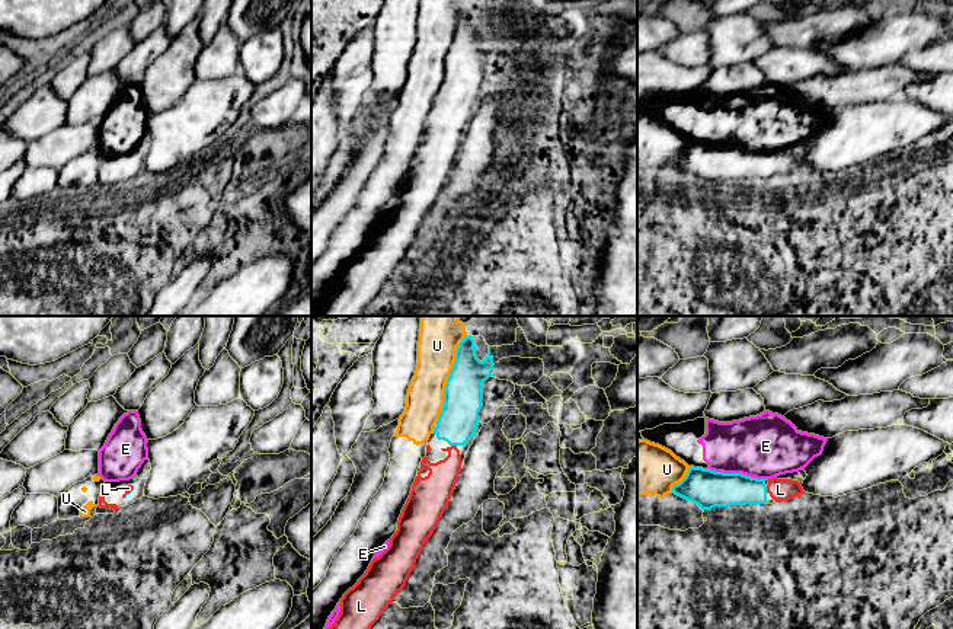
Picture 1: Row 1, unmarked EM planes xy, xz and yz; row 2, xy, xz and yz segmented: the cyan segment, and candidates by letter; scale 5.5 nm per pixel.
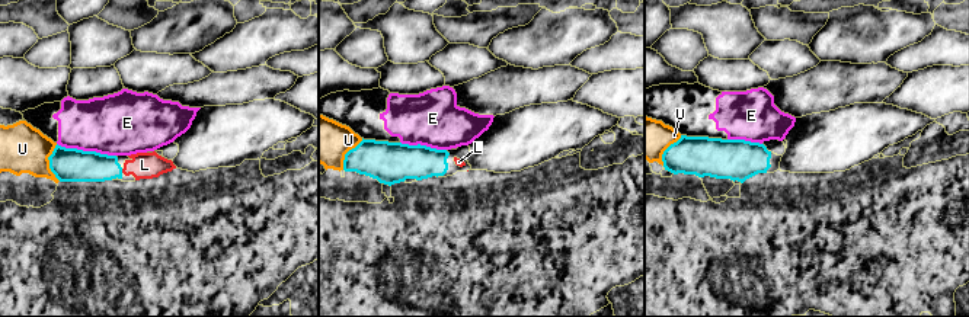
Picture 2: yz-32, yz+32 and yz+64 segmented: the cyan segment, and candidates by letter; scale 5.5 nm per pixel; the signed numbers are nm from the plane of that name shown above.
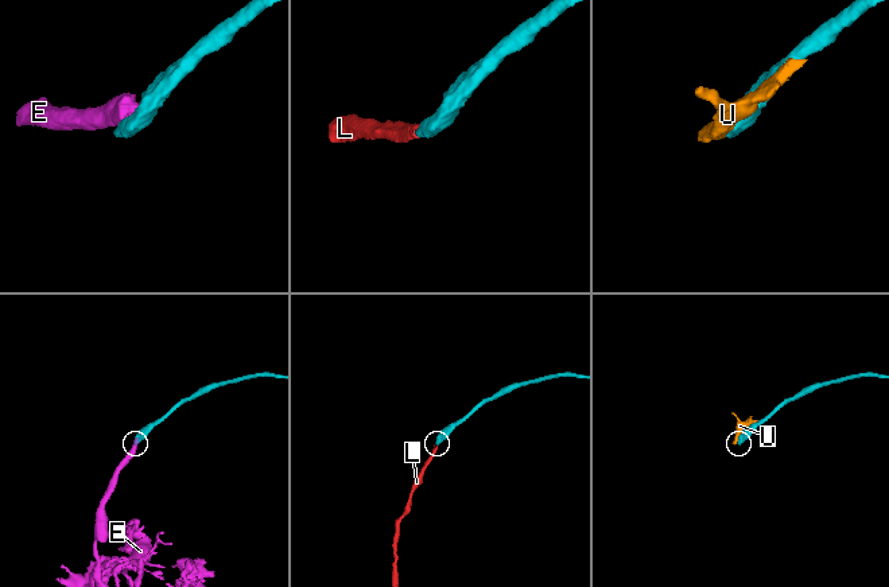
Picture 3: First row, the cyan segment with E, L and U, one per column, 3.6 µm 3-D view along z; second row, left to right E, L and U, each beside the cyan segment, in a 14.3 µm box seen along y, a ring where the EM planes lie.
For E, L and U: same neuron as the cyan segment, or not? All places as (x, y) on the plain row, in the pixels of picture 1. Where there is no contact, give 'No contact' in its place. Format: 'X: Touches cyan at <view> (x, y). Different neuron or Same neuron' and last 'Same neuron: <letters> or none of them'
E: Touches cyan at yz (736, 147). Different neuron
L: Touches cyan at yz (766, 163). Same neuron
U: Touches cyan at xz (448, 53). Different neuron
Same neuron: L

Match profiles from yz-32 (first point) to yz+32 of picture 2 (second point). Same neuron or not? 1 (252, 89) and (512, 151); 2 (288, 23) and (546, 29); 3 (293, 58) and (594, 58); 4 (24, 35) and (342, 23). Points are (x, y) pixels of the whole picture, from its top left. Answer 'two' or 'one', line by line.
1: two
2: one
3: one
4: one

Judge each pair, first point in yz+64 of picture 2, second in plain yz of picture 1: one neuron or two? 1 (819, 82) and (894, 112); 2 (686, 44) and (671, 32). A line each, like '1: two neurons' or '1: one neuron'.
1: two neurons
2: two neurons

